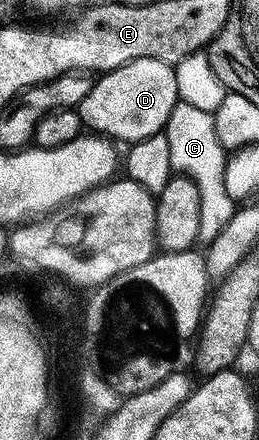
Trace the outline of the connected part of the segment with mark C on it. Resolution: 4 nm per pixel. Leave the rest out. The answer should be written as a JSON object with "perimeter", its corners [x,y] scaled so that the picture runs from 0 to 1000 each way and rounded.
{"perimeter":[[[691,232],[633,298],[656,325],[668,386],[683,395],[741,405],[768,425],[776,448],[768,545],[811,557],[892,507],[911,482],[911,459],[888,452],[884,436],[873,434],[869,380],[880,348],[842,316],[834,268],[822,259]]]}

